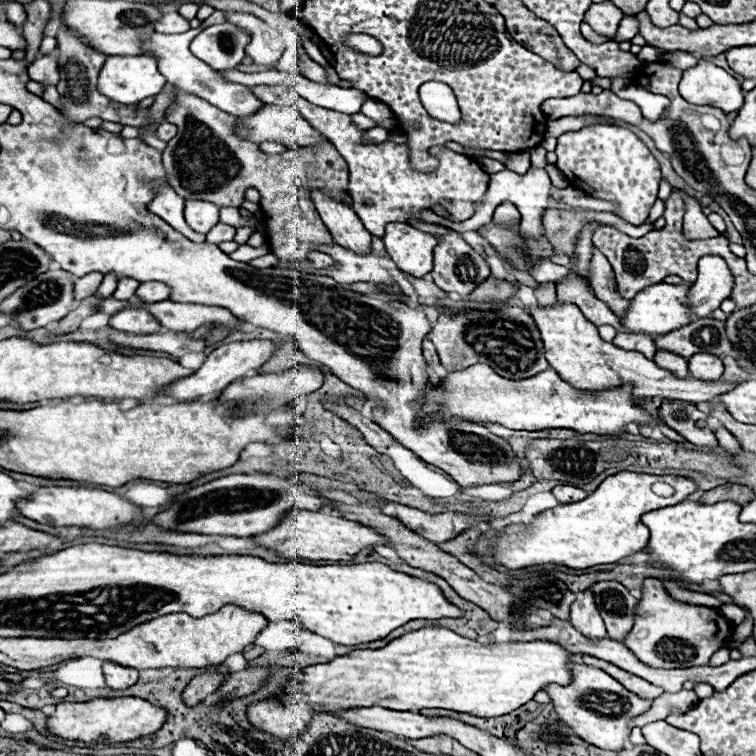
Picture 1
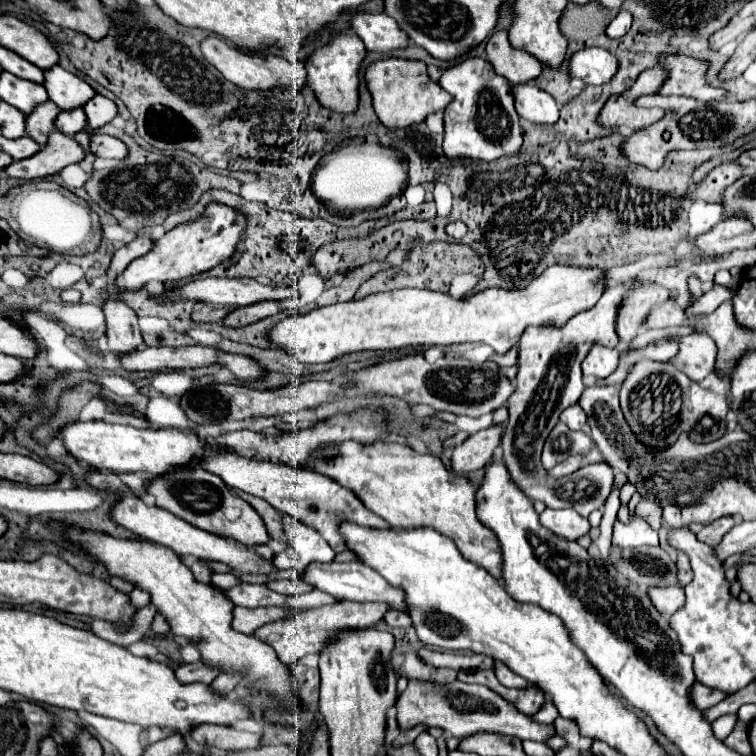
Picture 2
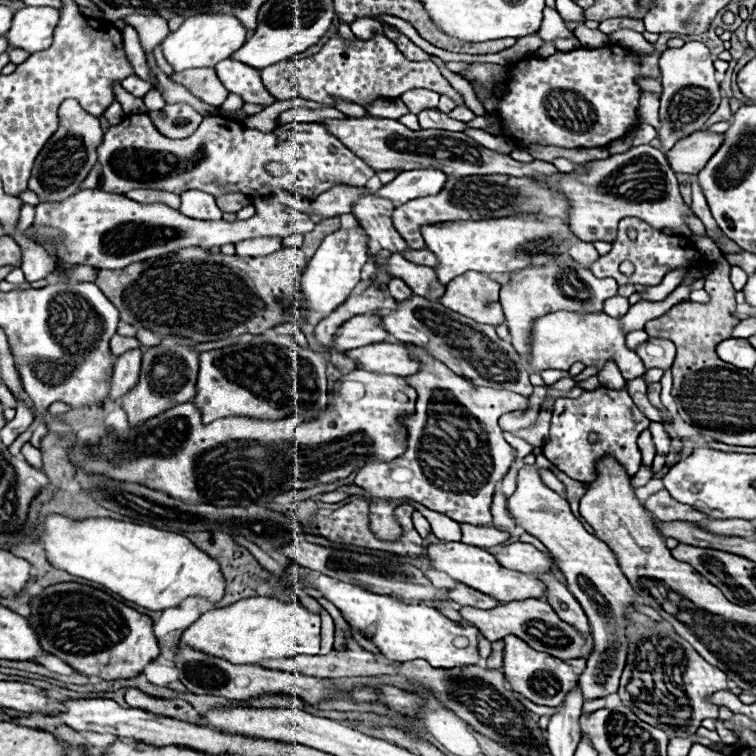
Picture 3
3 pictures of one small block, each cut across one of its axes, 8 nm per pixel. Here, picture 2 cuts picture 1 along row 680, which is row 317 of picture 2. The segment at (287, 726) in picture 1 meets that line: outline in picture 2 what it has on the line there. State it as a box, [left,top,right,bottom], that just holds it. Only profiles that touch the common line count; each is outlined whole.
[268,266,604,364]

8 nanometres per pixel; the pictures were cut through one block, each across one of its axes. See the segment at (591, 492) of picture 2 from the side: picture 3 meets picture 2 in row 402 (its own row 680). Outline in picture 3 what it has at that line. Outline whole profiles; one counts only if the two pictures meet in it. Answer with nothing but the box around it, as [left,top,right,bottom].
[502,636,578,706]

